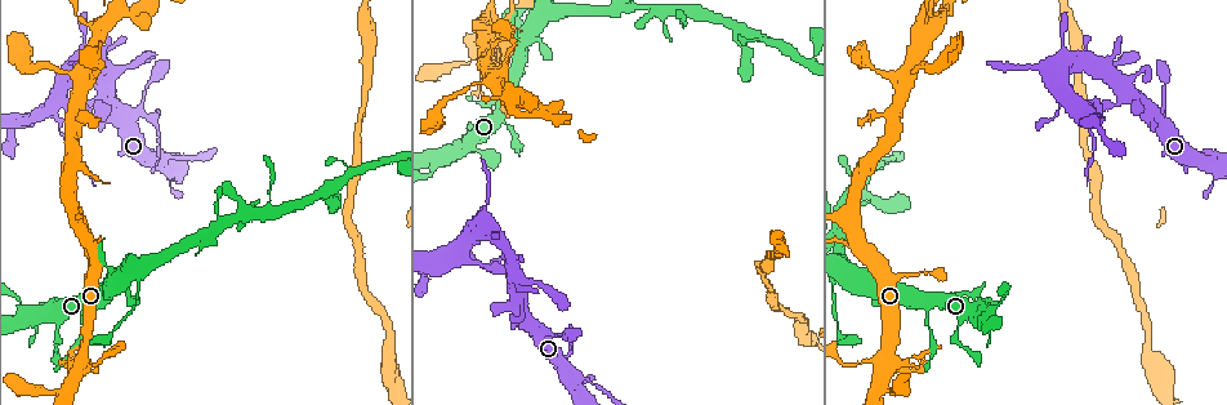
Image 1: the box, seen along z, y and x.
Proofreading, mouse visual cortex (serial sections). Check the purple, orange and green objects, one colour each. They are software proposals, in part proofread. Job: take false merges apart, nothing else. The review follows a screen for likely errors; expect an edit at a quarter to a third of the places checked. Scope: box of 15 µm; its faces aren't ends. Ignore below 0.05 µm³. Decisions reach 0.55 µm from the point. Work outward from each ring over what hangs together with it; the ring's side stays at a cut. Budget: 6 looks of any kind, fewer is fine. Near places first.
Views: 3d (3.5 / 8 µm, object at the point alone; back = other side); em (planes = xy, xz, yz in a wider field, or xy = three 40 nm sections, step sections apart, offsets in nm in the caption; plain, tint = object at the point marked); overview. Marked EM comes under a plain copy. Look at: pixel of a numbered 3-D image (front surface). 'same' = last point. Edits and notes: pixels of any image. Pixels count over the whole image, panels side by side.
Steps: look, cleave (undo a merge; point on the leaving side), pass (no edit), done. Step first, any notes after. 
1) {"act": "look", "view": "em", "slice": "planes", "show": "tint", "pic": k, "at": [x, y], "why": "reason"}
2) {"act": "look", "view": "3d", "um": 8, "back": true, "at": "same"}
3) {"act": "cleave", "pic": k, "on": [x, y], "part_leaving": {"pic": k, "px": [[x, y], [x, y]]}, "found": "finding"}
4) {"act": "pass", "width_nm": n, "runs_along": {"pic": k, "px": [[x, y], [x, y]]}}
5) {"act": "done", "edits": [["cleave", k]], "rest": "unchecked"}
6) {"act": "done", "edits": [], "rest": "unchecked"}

{"act": "look", "view": "3d", "um": 3.5, "pic": 1, "at": [928, 301], "why": "small branch off a trunk"}

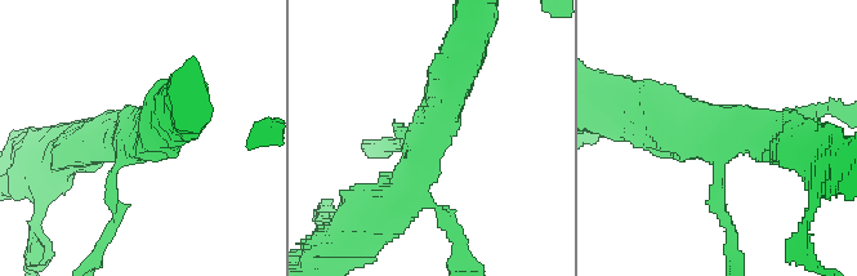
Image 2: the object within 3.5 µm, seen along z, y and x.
{"act": "look", "view": "em", "slice": "xy", "step": 5, "show": "tint", "pic": 2, "at": [429, 141], "arms": 3, "arm_widths_nm": [150, 450, 450], "why": "shape alone is not enough"}

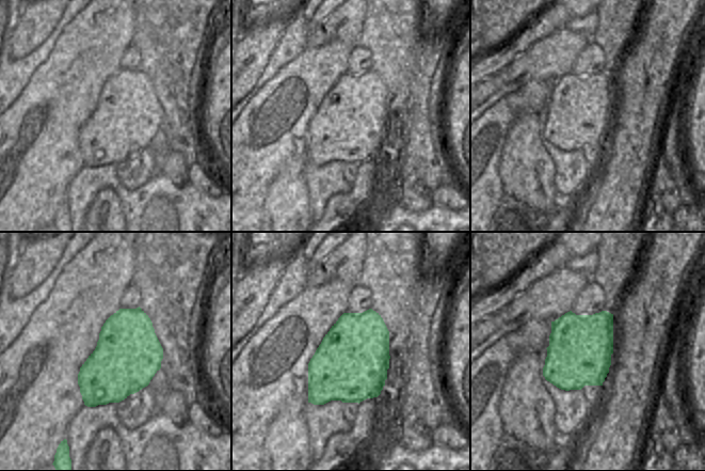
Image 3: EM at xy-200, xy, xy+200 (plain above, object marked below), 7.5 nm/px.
{"act": "pass", "runs_along": {"pic": 2, "px": [[383, 213], [407, 190], [455, 68]]}, "found": "one cell here"}

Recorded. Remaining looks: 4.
{"act": "look", "view": "3d", "um": 3.5, "pic": 1, "at": [79, 364], "why": "four or more arms meet"}

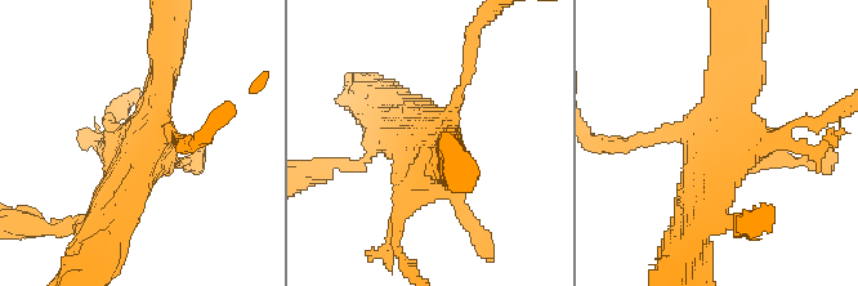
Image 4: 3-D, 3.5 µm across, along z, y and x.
{"act": "look", "view": "em", "slice": "xy", "step": 5, "show": "tint", "pic": 4, "at": [147, 148], "why": "need the tissue"}

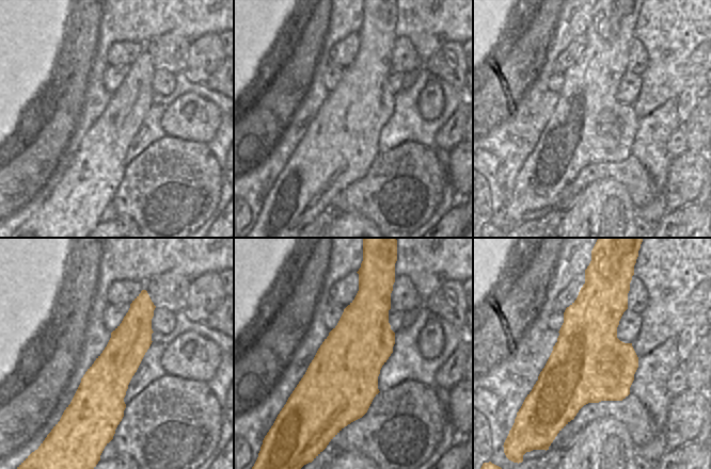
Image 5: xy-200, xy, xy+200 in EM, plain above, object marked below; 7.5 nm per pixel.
{"act": "pass", "found": "continuous, no second cell"}

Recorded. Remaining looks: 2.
{"act": "look", "view": "3d", "um": 3.5, "pic": 1, "at": [512, 107], "why": "four or more arms meet"}

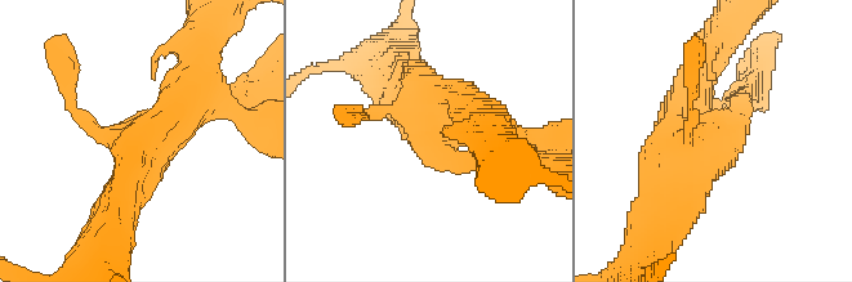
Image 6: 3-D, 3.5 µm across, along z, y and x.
{"act": "look", "view": "em", "slice": "xy", "step": 1, "show": "tint", "pic": 6, "at": [716, 142], "why": "shape alone is not enough"}

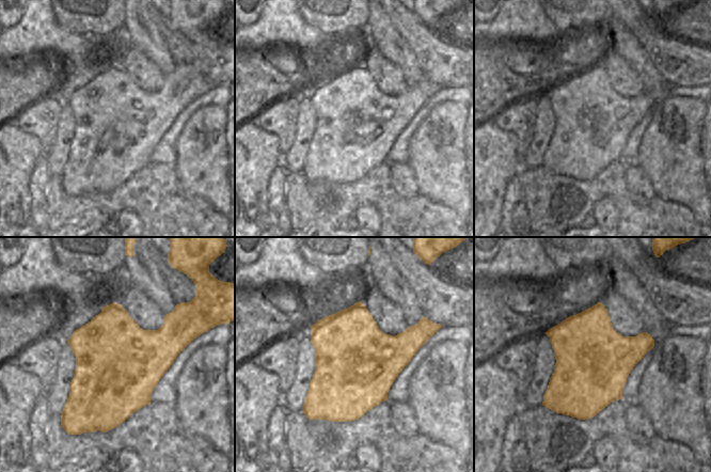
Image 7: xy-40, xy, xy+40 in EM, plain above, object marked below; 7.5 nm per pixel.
{"act": "pass", "found": "all the same cell"}

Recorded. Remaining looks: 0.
{"act": "done", "edits": [], "rest": "unchecked"}

